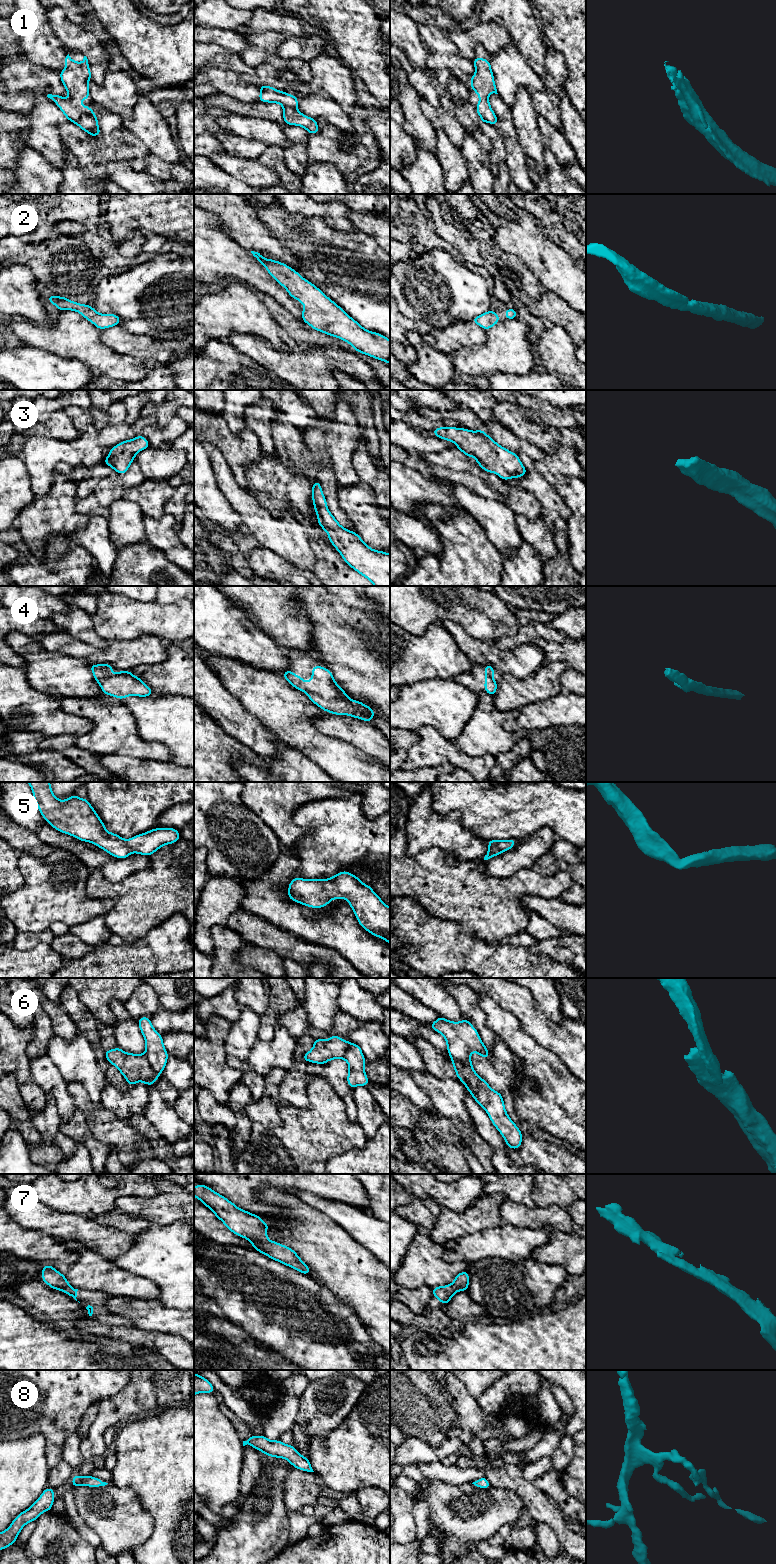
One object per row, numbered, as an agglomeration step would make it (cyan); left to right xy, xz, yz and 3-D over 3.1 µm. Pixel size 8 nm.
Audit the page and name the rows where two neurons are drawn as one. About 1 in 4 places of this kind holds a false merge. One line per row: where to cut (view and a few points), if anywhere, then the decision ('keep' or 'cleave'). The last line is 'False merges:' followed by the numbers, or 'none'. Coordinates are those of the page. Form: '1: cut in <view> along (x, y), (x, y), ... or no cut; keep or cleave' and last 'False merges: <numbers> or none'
1: no cut; keep
2: no cut; keep
3: no cut; keep
4: no cut; keep
5: no cut; keep
6: cut in xy along (144, 1054), (158, 1076); cleave
7: no cut; keep
8: no cut; keep
False merges: 6

